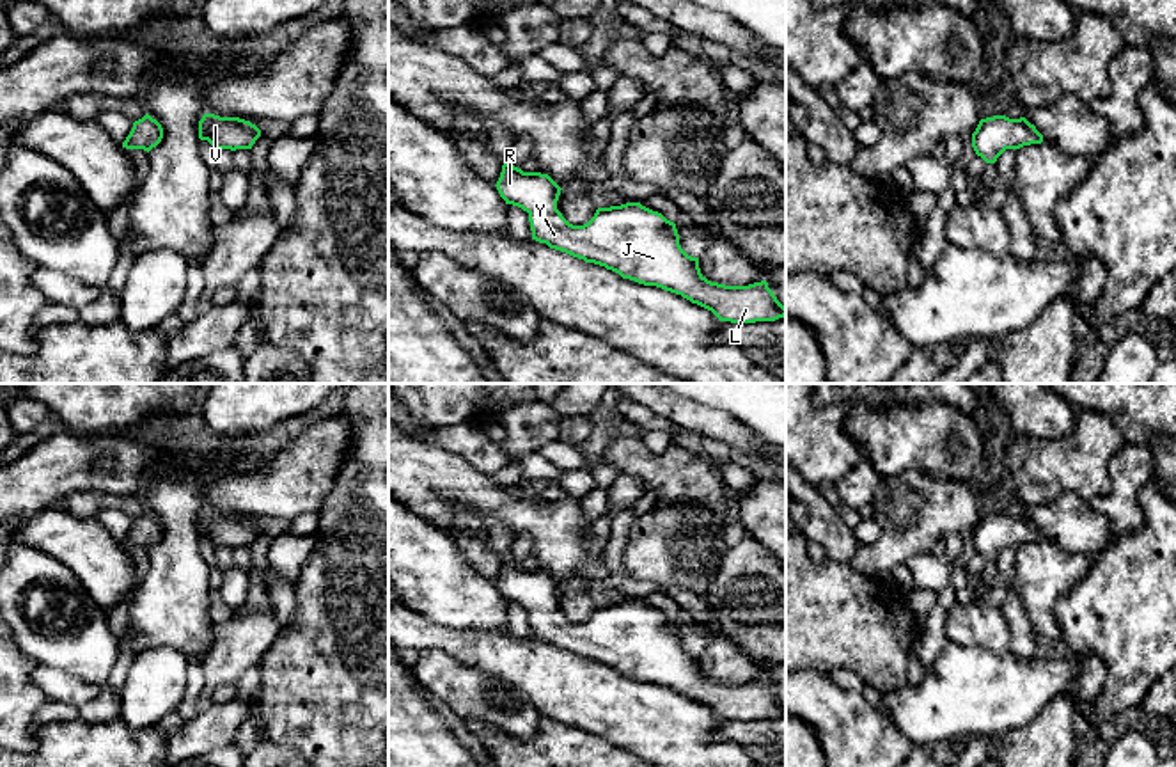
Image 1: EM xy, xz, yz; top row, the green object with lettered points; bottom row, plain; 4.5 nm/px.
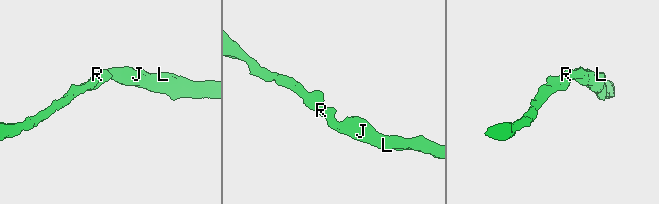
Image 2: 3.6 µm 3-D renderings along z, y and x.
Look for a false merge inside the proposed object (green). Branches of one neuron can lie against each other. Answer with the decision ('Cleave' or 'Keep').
Keep

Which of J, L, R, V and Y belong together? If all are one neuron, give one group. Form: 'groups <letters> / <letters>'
groups J L R V Y

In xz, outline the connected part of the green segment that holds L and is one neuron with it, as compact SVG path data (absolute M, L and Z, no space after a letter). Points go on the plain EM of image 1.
M504 559L495 584L506 602L529 611L532 637L546 641L550 646L605 664L623 676L681 692L711 708L720 719L756 721L786 714L786 705L777 698L766 678L749 684L725 684L708 678L701 671L699 655L692 655L681 646L676 621L640 600L598 605L587 621L573 623L557 607L562 586L548 572L523 570L511 559Z

